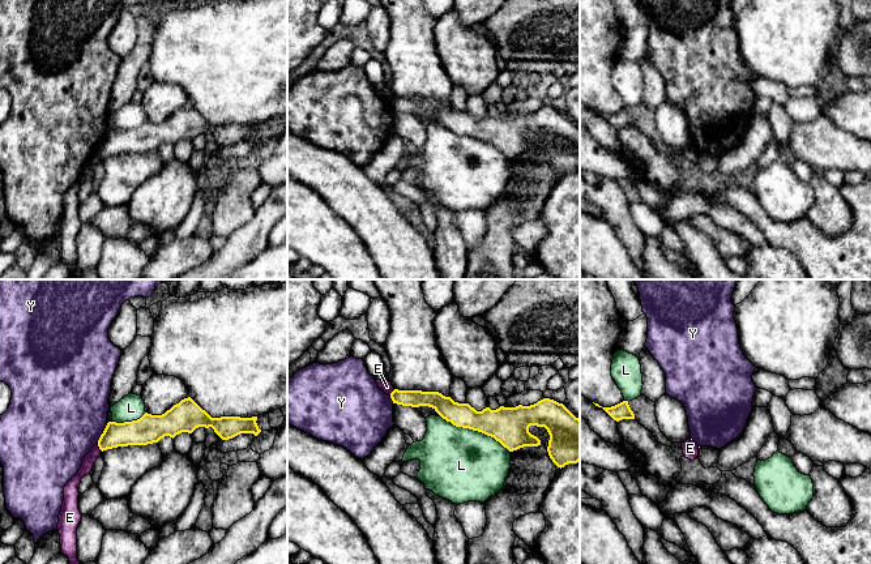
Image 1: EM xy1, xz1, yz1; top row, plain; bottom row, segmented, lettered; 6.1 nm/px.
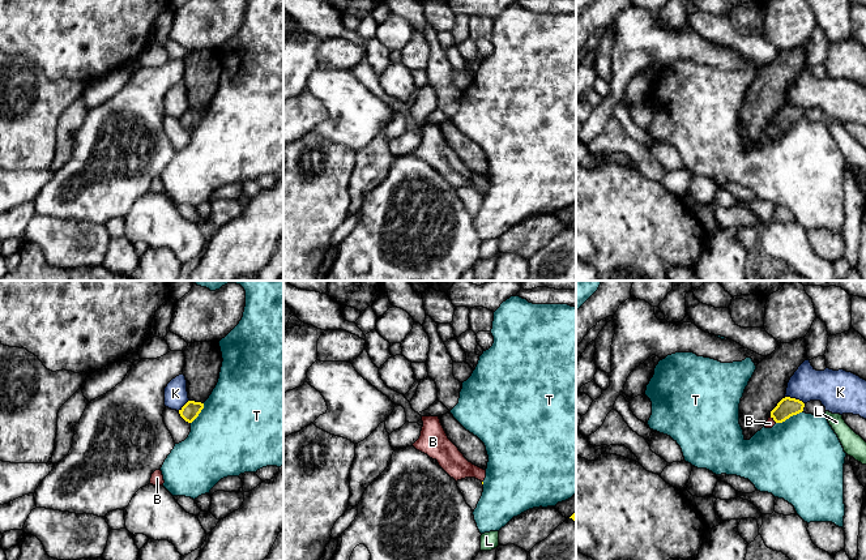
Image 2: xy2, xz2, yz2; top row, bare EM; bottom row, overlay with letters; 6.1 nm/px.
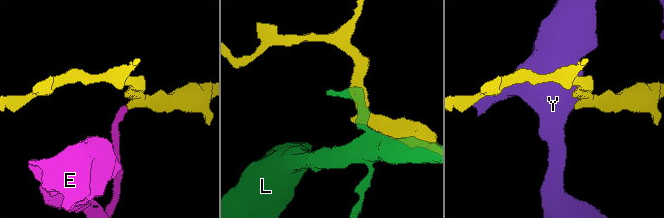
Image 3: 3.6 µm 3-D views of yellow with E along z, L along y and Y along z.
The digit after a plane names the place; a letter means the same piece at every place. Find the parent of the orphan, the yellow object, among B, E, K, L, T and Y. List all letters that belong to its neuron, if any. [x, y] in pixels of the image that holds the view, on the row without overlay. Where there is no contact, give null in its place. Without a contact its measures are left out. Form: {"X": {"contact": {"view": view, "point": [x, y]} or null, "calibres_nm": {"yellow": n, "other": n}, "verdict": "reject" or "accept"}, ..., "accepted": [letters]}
{"B": {"contact": {"view": "yz2", "point": [773, 127]}, "calibres_nm": {"yellow": 120, "other": 60}, "verdict": "accept"}, "E": {"contact": {"view": "xy1", "point": [99, 156]}, "calibres_nm": {"yellow": 160, "other": 70}, "verdict": "reject"}, "K": {"contact": {"view": "yz2", "point": [794, 106]}, "calibres_nm": {"yellow": 120, "other": 220}, "verdict": "reject"}, "L": {"contact": {"view": "xz1", "point": [475, 137]}, "calibres_nm": {"yellow": 240, "other": 460}, "verdict": "reject"}, "T": {"contact": {"view": "yz2", "point": [789, 124]}, "calibres_nm": {"yellow": 120, "other": 480}, "verdict": "reject"}, "Y": {"contact": {"view": "xy1", "point": [102, 141]}, "calibres_nm": {"yellow": 160, "other": 480}, "verdict": "reject"}, "accepted": ["B"]}

